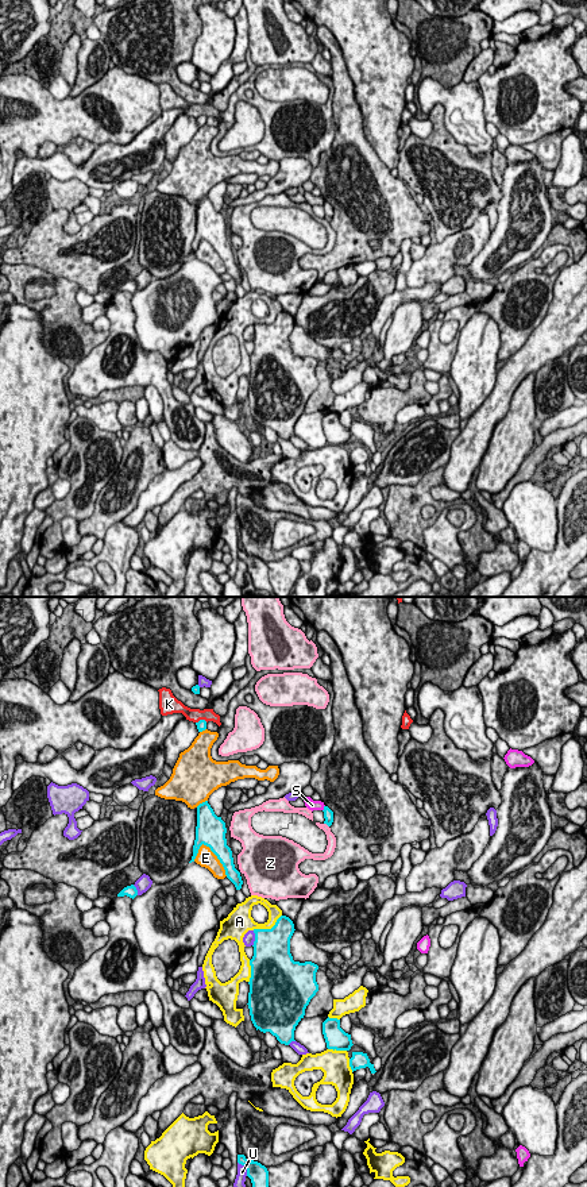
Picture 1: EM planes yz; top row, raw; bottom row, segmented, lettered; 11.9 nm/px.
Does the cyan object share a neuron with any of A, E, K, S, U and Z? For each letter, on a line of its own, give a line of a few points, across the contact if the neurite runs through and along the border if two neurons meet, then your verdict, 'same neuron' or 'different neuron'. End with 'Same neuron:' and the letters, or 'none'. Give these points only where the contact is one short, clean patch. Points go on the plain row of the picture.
A: different neuron
E: different neuron
K: different neuron
S: different neuron
U: different neuron
Z: different neuron
Same neuron: none

